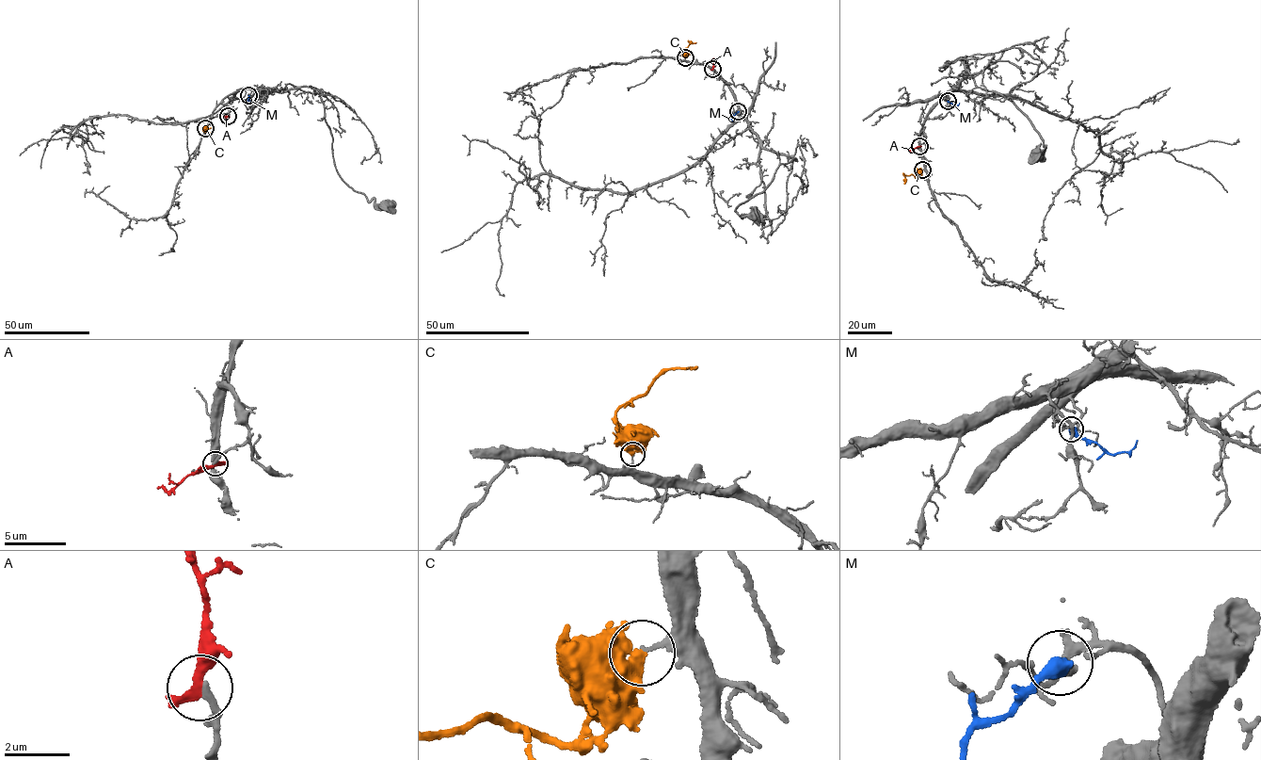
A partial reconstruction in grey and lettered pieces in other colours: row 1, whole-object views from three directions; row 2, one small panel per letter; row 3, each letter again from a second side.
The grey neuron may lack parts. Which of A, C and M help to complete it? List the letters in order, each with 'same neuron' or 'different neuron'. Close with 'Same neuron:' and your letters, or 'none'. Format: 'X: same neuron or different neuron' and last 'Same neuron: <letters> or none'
A: different neuron
C: different neuron
M: same neuron
Same neuron: M

